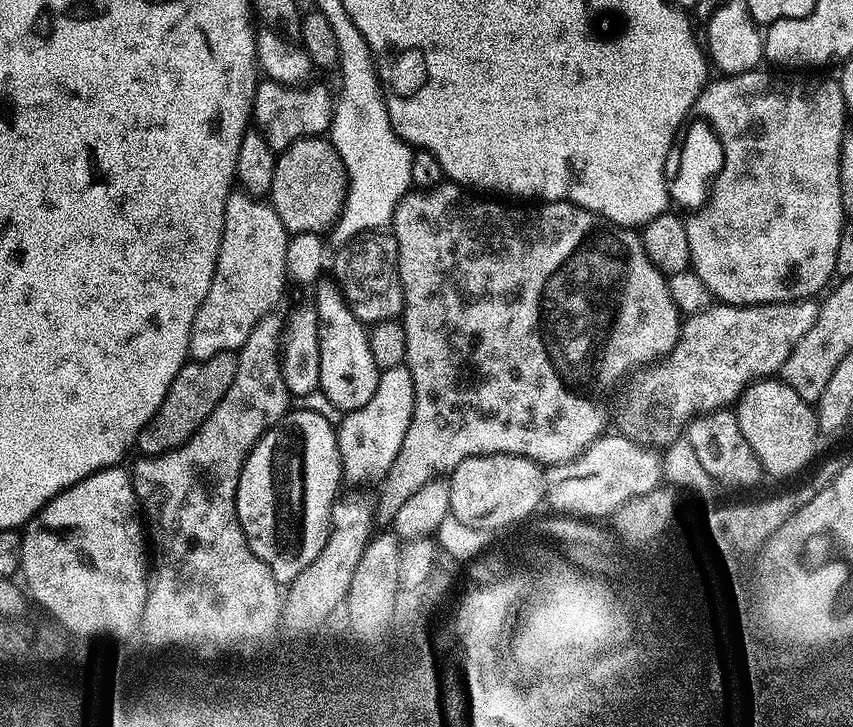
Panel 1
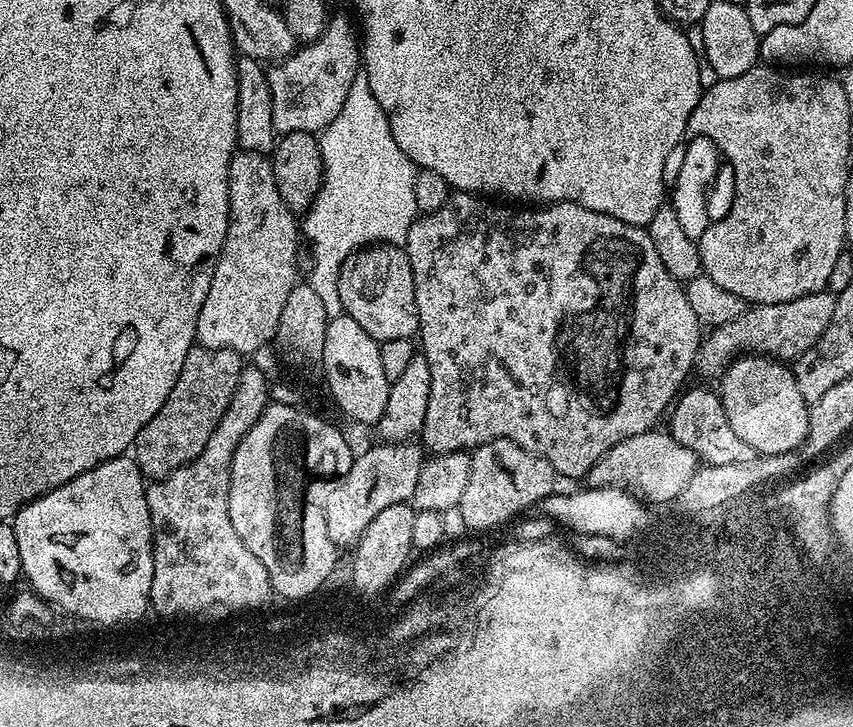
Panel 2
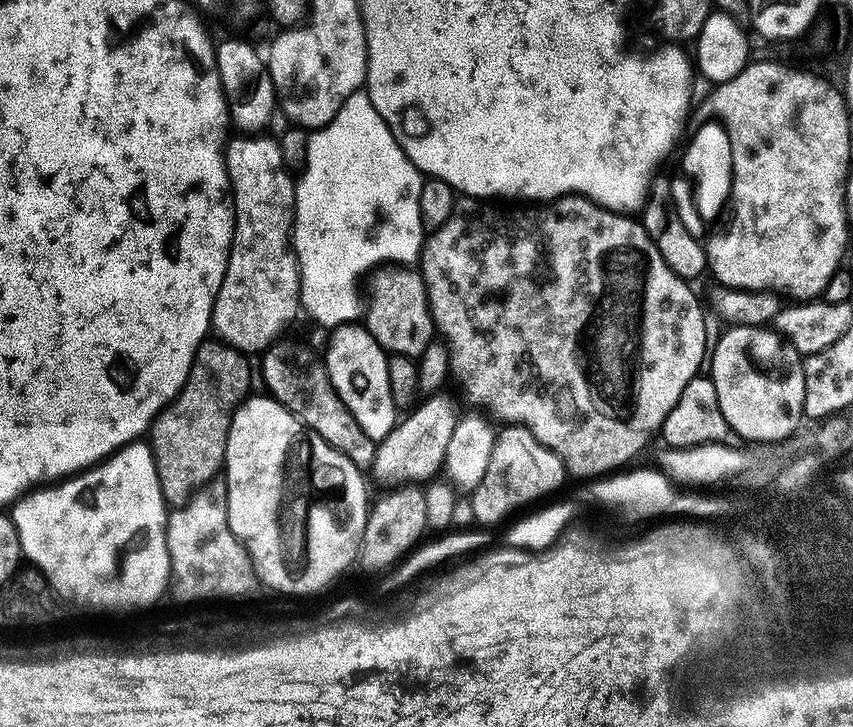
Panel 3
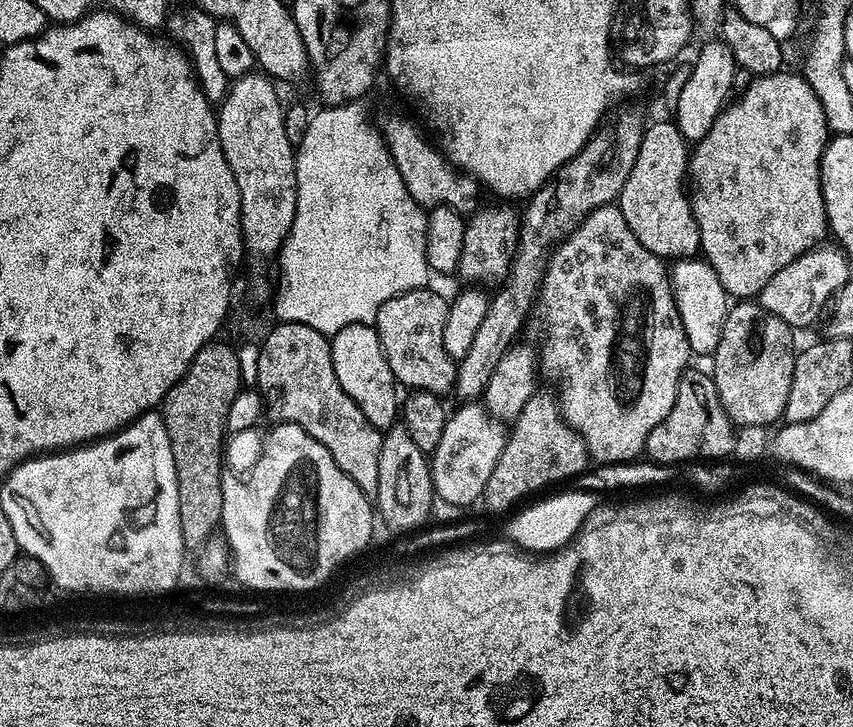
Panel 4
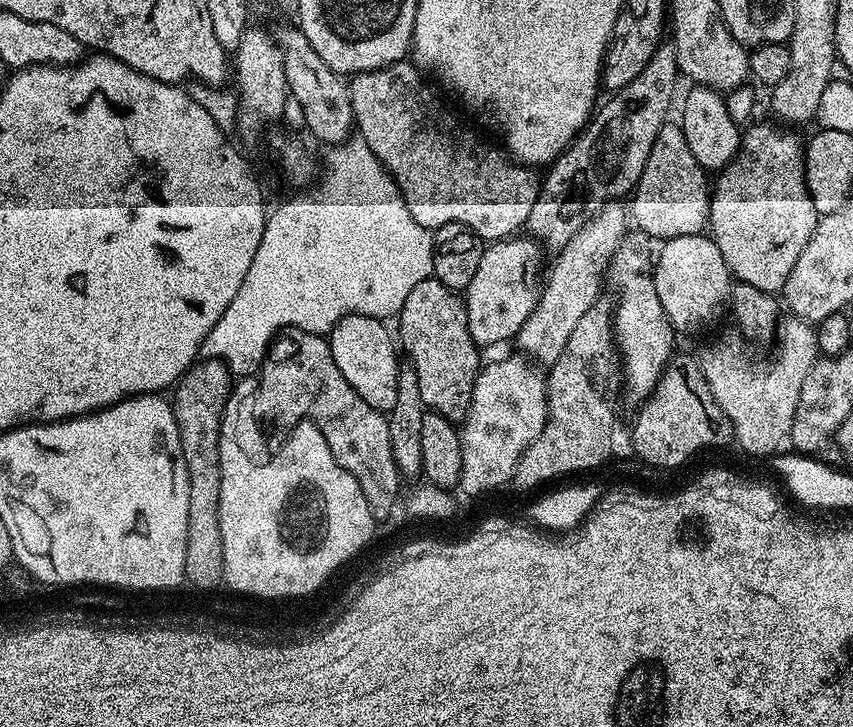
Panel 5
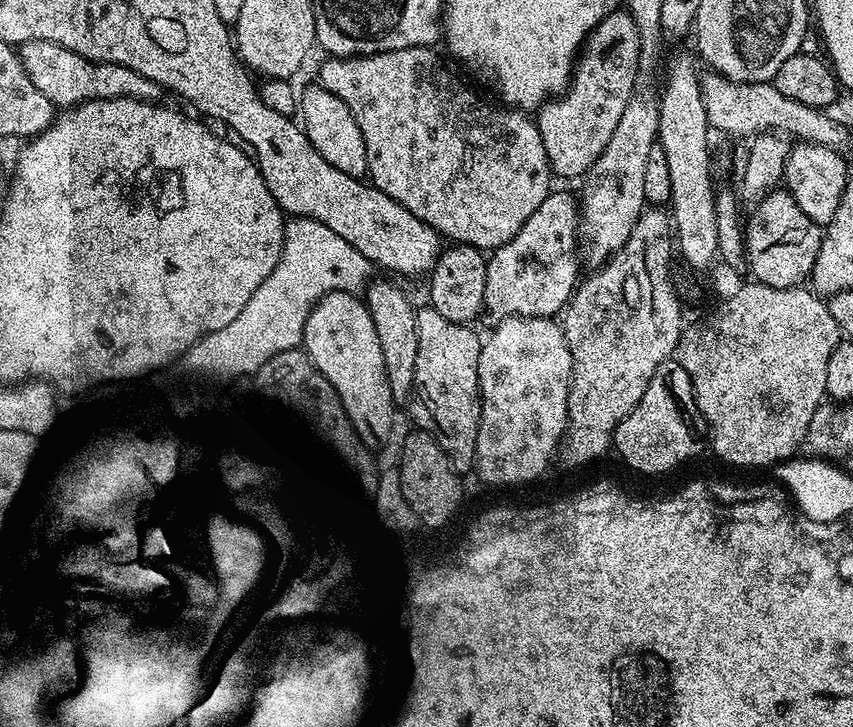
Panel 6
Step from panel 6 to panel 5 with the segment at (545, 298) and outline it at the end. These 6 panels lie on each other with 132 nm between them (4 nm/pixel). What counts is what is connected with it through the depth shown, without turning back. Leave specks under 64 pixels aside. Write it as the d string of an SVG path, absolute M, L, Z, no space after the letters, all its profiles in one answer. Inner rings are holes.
M520 239L489 243L482 254L482 262L478 262L478 271L474 273L474 278L470 278L470 286L462 293L470 338L477 346L511 341L534 310L538 288L528 277L534 244L531 239Z

